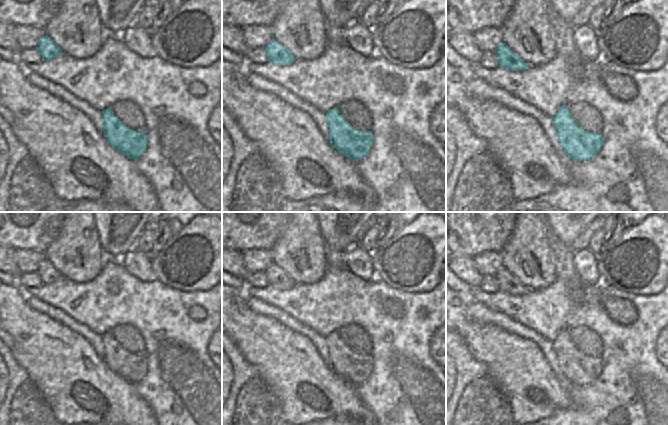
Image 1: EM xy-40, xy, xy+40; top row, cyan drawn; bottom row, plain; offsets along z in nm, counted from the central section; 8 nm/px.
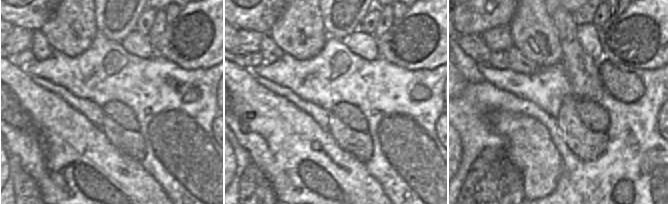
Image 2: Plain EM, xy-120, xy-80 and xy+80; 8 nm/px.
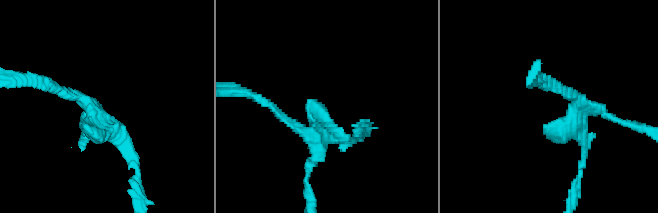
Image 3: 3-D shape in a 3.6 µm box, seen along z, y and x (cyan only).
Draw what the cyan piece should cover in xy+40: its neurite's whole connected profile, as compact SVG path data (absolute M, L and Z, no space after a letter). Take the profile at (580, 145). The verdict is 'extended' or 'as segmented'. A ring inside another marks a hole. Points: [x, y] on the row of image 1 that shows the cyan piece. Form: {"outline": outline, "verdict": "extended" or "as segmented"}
{"outline": "M563 105L551 120L564 152L571 159L587 161L600 152L604 144L602 134L585 131L572 118L568 105Z", "verdict": "as segmented"}

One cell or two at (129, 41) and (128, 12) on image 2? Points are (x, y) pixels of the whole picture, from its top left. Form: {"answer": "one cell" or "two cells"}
{"answer": "two cells"}

